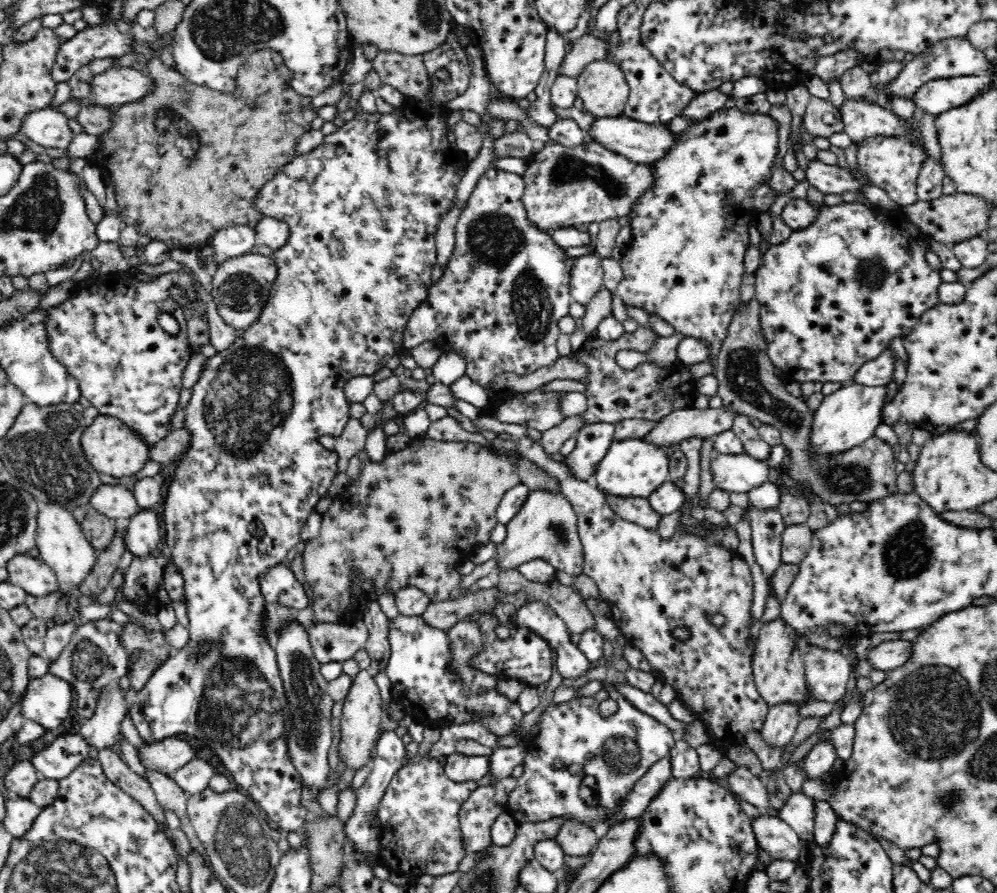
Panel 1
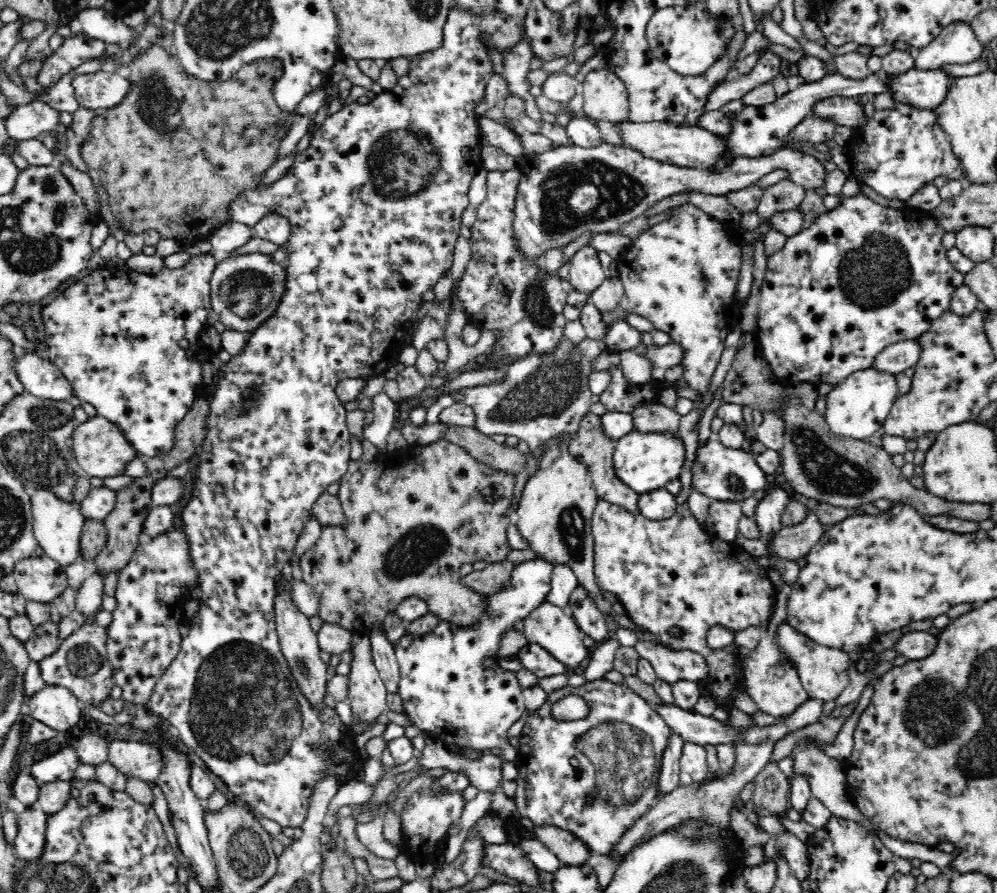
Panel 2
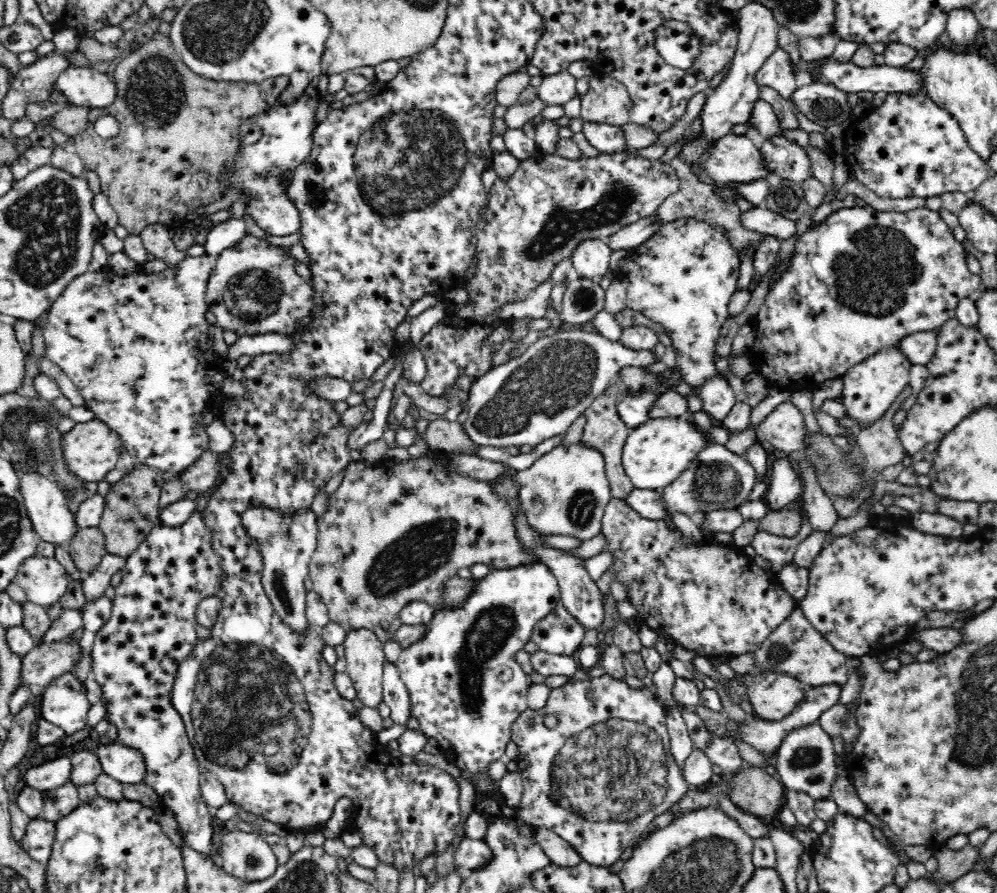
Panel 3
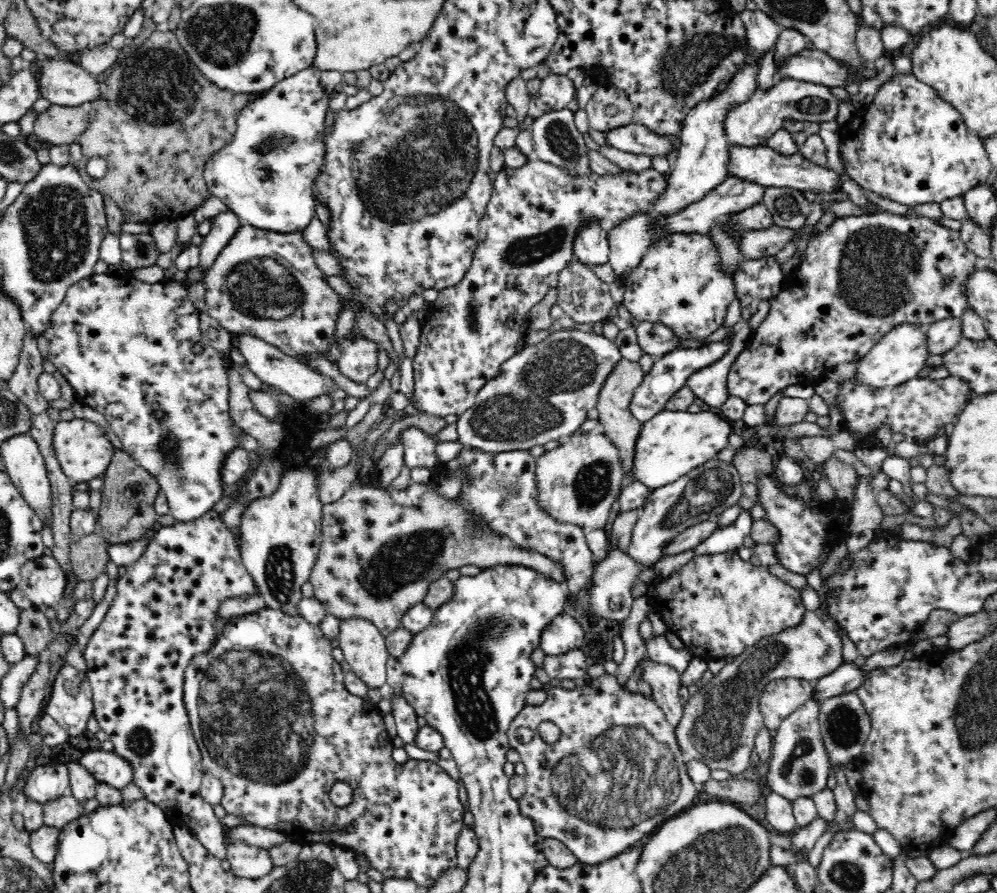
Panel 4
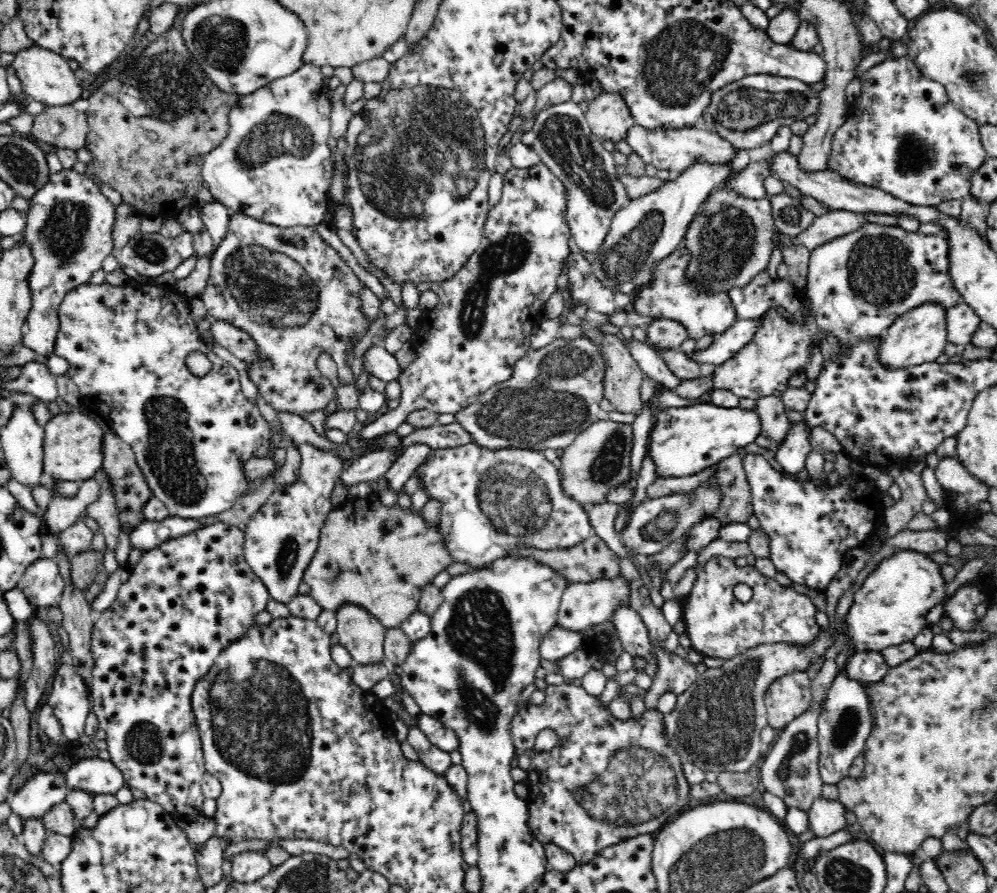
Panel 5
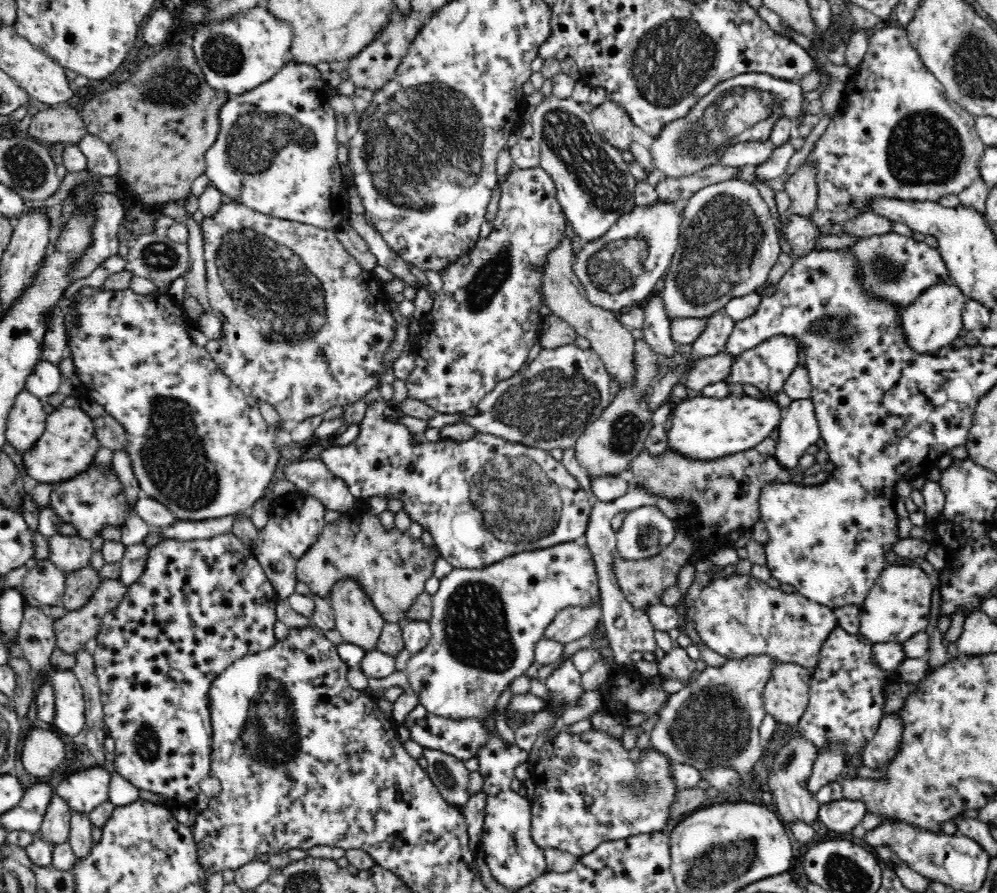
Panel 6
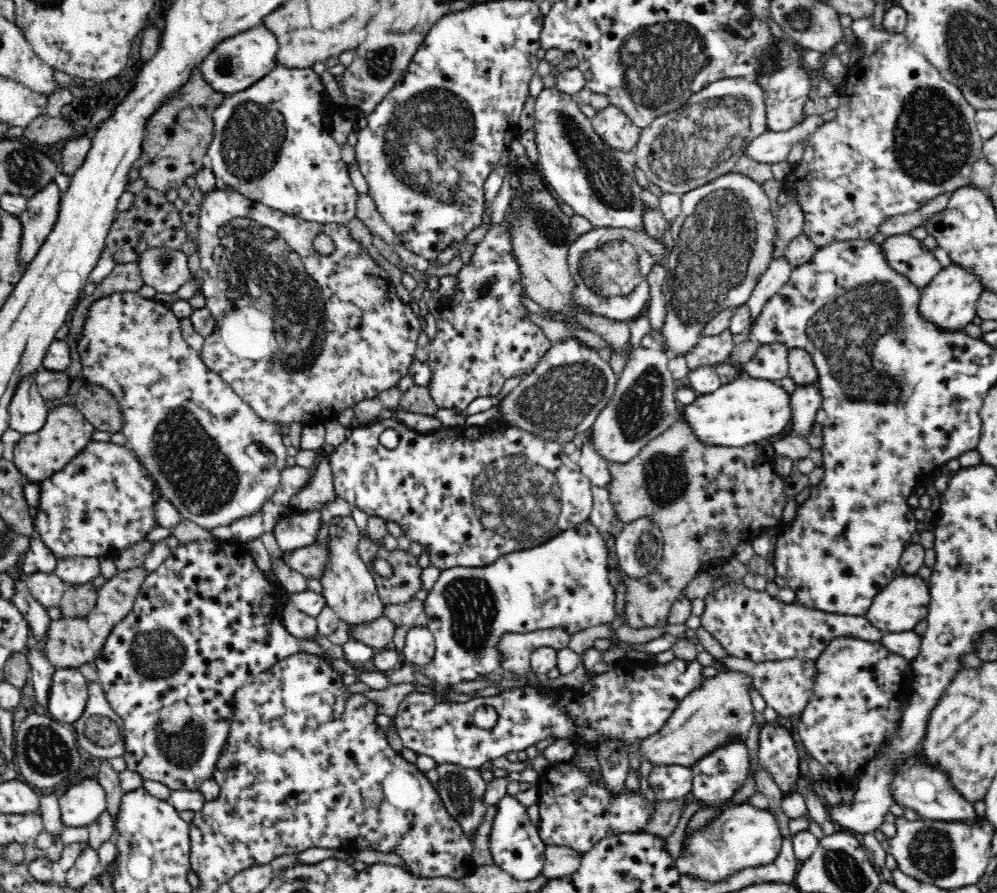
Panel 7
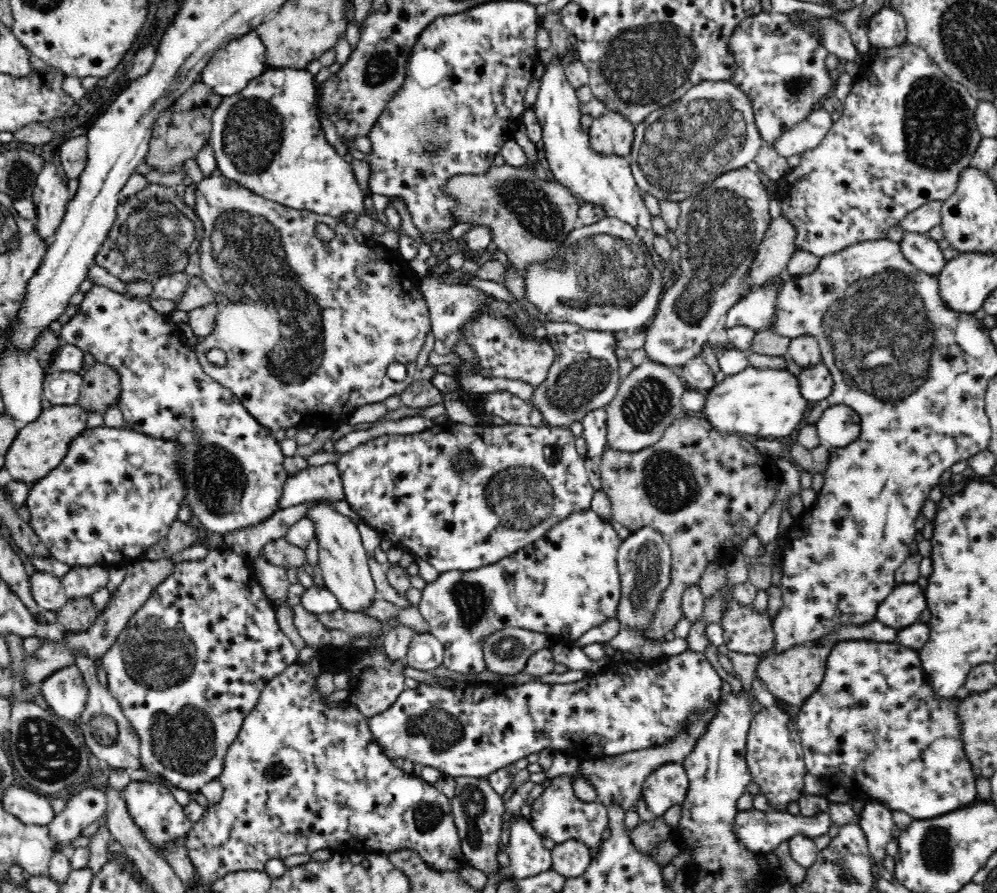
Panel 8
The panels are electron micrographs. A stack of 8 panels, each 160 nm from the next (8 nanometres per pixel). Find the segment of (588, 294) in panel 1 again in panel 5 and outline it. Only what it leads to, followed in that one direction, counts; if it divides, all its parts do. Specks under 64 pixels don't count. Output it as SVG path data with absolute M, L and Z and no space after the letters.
M572 100L548 107L537 114L531 131L535 136L531 147L540 157L540 162L544 163L564 183L566 188L566 199L568 199L566 221L570 237L574 238L574 248L580 252L596 254L605 242L616 212L626 208L631 202L622 181L616 175L616 165L614 165L610 152L602 147L601 139L593 134L578 103Z

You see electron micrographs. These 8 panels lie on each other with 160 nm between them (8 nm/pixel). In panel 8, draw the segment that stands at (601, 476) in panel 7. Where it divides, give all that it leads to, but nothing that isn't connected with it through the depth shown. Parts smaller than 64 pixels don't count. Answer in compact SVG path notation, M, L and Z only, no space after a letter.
M604 409L589 412L582 420L583 430L581 436L586 443L585 459L600 459L607 449L606 440L606 411Z

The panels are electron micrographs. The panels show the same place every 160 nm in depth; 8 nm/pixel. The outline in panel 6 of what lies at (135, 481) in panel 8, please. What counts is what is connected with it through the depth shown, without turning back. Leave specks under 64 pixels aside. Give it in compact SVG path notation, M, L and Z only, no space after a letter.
M92 464L88 470L81 472L72 480L53 484L50 495L51 507L59 514L60 521L74 524L77 534L82 538L94 538L101 534L103 524L122 526L126 516L126 497L114 469L102 471Z

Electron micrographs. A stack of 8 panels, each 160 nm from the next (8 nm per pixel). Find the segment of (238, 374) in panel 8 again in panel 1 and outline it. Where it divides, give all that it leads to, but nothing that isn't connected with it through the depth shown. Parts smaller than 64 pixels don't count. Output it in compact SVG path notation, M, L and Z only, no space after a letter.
M256 252L225 259L212 272L211 294L217 306L219 315L225 323L235 330L243 332L256 322L270 293L272 283L275 282L278 268L272 257L260 255Z

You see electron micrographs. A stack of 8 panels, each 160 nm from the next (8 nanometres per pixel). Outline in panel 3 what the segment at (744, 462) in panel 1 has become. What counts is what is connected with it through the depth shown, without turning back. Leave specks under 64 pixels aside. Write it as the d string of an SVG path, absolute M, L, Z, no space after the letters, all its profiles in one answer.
M706 411L696 413L692 421L704 433L706 444L683 474L674 480L674 483L665 486L660 491L667 508L668 518L672 512L684 512L697 522L698 510L704 510L707 513L720 508L741 509L758 479L756 469L752 467L744 454L738 455L730 451L725 444L720 444L711 438L711 430L715 422Z

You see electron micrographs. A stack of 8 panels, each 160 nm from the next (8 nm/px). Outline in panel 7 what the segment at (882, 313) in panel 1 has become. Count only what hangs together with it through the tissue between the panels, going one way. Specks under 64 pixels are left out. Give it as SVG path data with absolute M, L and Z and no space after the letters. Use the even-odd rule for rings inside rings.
M908 233L886 237L880 246L887 264L918 288L923 289L943 270L932 249ZM781 343L761 345L756 354L742 365L743 376L779 381L789 370L789 349Z

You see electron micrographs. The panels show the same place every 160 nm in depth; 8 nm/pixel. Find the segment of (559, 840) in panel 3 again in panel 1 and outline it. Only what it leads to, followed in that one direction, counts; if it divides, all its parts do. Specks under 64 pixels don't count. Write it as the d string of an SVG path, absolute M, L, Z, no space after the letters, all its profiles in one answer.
M572 819L562 824L555 841L568 856L586 856L596 847L598 838L589 825Z

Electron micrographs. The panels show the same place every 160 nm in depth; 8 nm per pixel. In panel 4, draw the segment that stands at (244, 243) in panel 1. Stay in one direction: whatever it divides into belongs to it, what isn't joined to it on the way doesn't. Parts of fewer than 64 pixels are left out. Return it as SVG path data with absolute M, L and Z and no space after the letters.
M230 210L214 217L212 228L204 237L202 246L199 247L200 267L204 269L204 272L211 268L211 265L219 258L220 251L236 236L241 226L240 219Z

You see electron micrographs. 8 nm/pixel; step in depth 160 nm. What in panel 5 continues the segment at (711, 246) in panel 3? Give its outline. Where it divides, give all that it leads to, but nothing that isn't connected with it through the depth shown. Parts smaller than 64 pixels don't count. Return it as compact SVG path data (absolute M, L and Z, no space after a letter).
M682 242L682 246L674 250L670 256L657 261L651 273L651 282L640 286L633 293L628 309L651 320L668 319L680 322L686 328L688 339L695 341L708 334L722 335L738 319L732 299L723 290L701 290L692 279L688 279L686 272L690 262L692 256L686 249L686 242Z

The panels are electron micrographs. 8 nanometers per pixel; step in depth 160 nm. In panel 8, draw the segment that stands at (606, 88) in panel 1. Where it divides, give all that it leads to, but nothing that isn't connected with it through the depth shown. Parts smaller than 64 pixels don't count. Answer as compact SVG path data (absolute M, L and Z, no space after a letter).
M607 110L602 116L593 117L588 129L589 145L600 154L628 157L635 135L635 125L625 116Z

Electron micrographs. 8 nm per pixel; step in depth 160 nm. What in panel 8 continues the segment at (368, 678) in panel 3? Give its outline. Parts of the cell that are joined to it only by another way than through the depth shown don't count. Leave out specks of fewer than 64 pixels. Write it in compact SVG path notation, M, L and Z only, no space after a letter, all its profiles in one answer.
M324 503L312 505L308 509L307 517L312 520L318 538L323 586L334 594L340 609L365 612L375 599L379 598L379 594L369 569L368 553L362 545L358 526L349 516L340 514Z

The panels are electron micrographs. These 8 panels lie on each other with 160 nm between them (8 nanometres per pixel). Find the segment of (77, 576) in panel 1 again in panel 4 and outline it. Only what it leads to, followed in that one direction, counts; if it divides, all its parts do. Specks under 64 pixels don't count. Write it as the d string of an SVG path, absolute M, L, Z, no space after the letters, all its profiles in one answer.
M28 433L13 436L2 442L1 455L4 458L5 471L10 476L14 487L24 497L24 501L28 503L28 506L34 509L36 517L42 521L42 524L51 528L53 519L51 483L48 479L44 457L42 457L36 441Z

